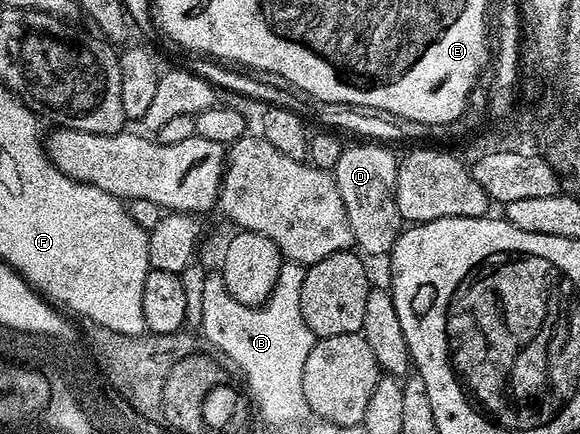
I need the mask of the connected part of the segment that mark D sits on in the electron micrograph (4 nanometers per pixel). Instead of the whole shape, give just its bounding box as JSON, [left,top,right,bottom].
[334,141,402,256]

